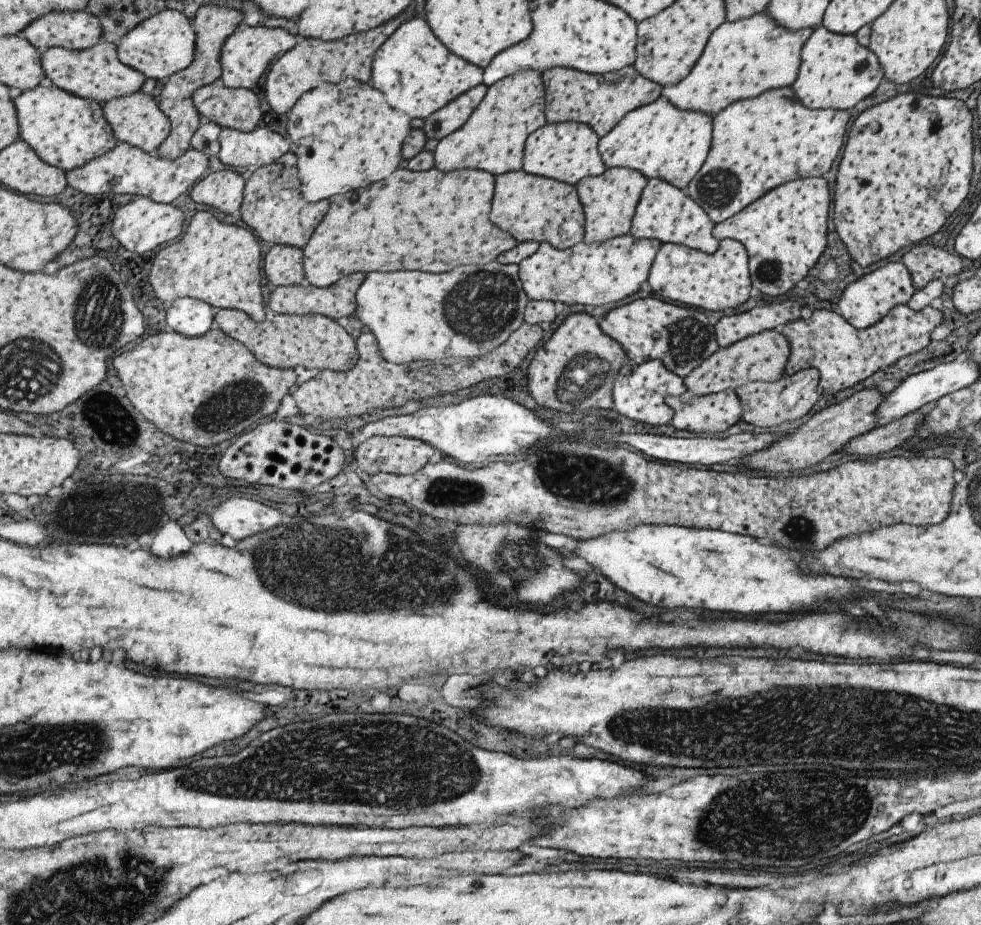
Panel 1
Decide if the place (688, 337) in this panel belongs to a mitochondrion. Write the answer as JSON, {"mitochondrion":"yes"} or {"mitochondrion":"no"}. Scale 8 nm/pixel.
{"mitochondrion":"yes"}

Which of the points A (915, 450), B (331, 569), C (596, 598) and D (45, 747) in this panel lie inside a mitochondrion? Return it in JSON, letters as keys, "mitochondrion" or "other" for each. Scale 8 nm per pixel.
{"A":"other","B":"mitochondrion","C":"other","D":"mitochondrion"}

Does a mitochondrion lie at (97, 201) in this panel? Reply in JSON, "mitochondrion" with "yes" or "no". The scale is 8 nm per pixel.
{"mitochondrion":"no"}

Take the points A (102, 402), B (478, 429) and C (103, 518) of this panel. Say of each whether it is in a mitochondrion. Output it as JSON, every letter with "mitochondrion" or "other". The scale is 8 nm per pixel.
{"A":"other","B":"mitochondrion","C":"mitochondrion"}

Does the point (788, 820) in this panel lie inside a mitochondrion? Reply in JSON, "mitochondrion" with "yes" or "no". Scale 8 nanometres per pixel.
{"mitochondrion":"yes"}

